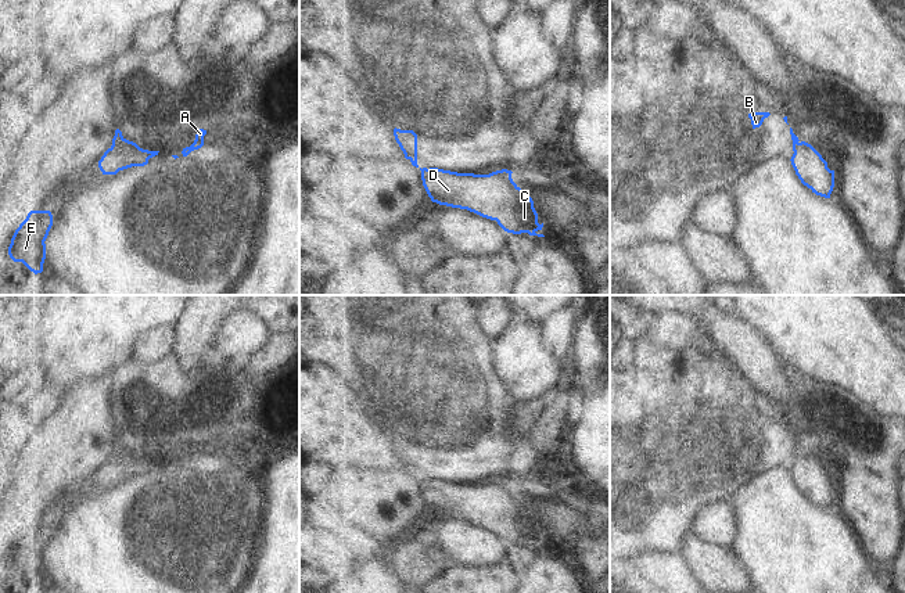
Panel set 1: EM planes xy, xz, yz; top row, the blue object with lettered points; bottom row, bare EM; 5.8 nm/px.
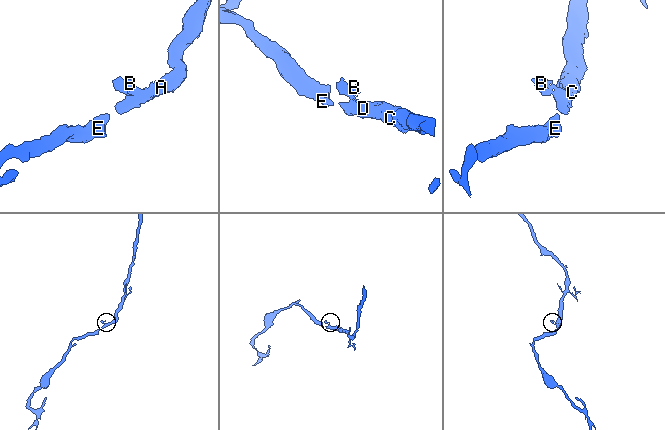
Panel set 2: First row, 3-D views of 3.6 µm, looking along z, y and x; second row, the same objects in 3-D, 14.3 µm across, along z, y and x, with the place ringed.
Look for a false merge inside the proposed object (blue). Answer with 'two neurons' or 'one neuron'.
two neurons

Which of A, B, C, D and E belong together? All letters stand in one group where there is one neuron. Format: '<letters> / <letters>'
A C D E / B

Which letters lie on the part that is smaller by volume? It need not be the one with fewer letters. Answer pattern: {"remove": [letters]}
{"remove": ["B"]}

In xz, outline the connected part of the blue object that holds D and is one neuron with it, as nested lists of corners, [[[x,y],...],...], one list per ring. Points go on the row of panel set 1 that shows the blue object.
[[[430,168],[421,172],[421,180],[432,202],[496,220],[507,233],[545,237],[536,233],[543,223],[538,223],[532,198],[513,182],[511,173],[502,169],[474,175]]]

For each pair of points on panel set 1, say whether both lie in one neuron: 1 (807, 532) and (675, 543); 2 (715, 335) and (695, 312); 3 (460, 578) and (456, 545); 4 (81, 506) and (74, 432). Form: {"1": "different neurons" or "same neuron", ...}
{"1": "different neurons", "2": "same neuron", "3": "different neurons", "4": "different neurons"}

